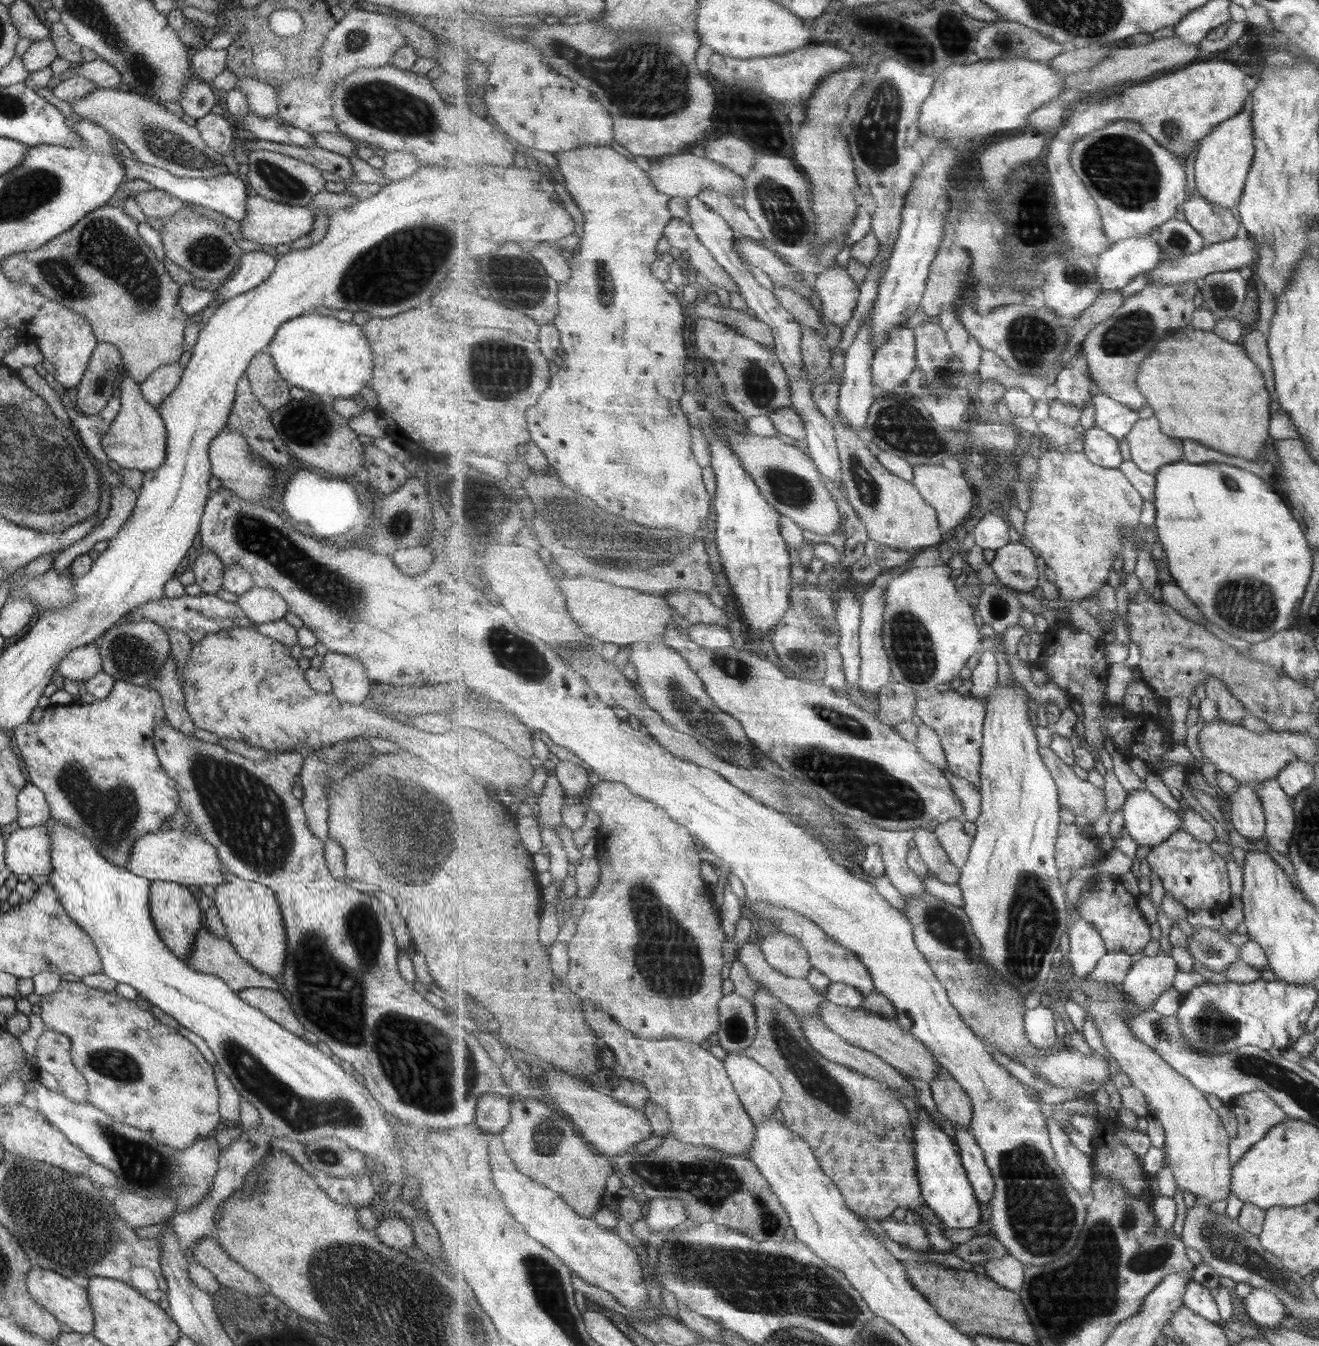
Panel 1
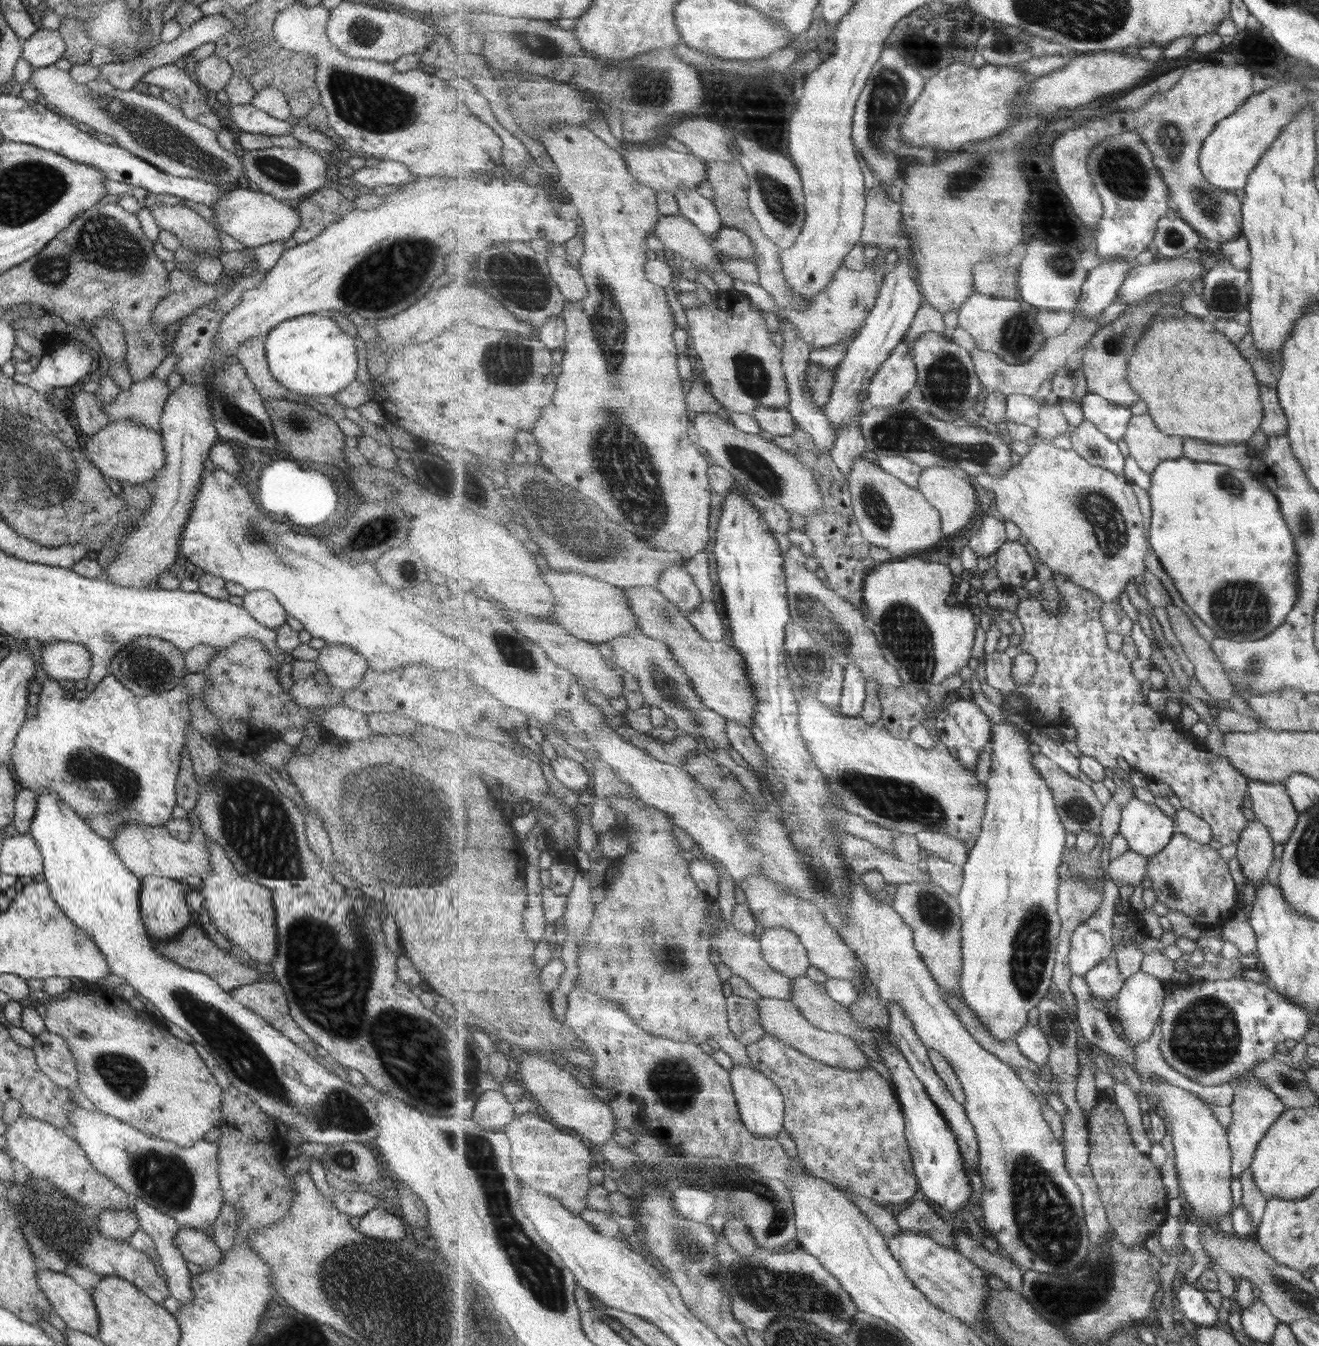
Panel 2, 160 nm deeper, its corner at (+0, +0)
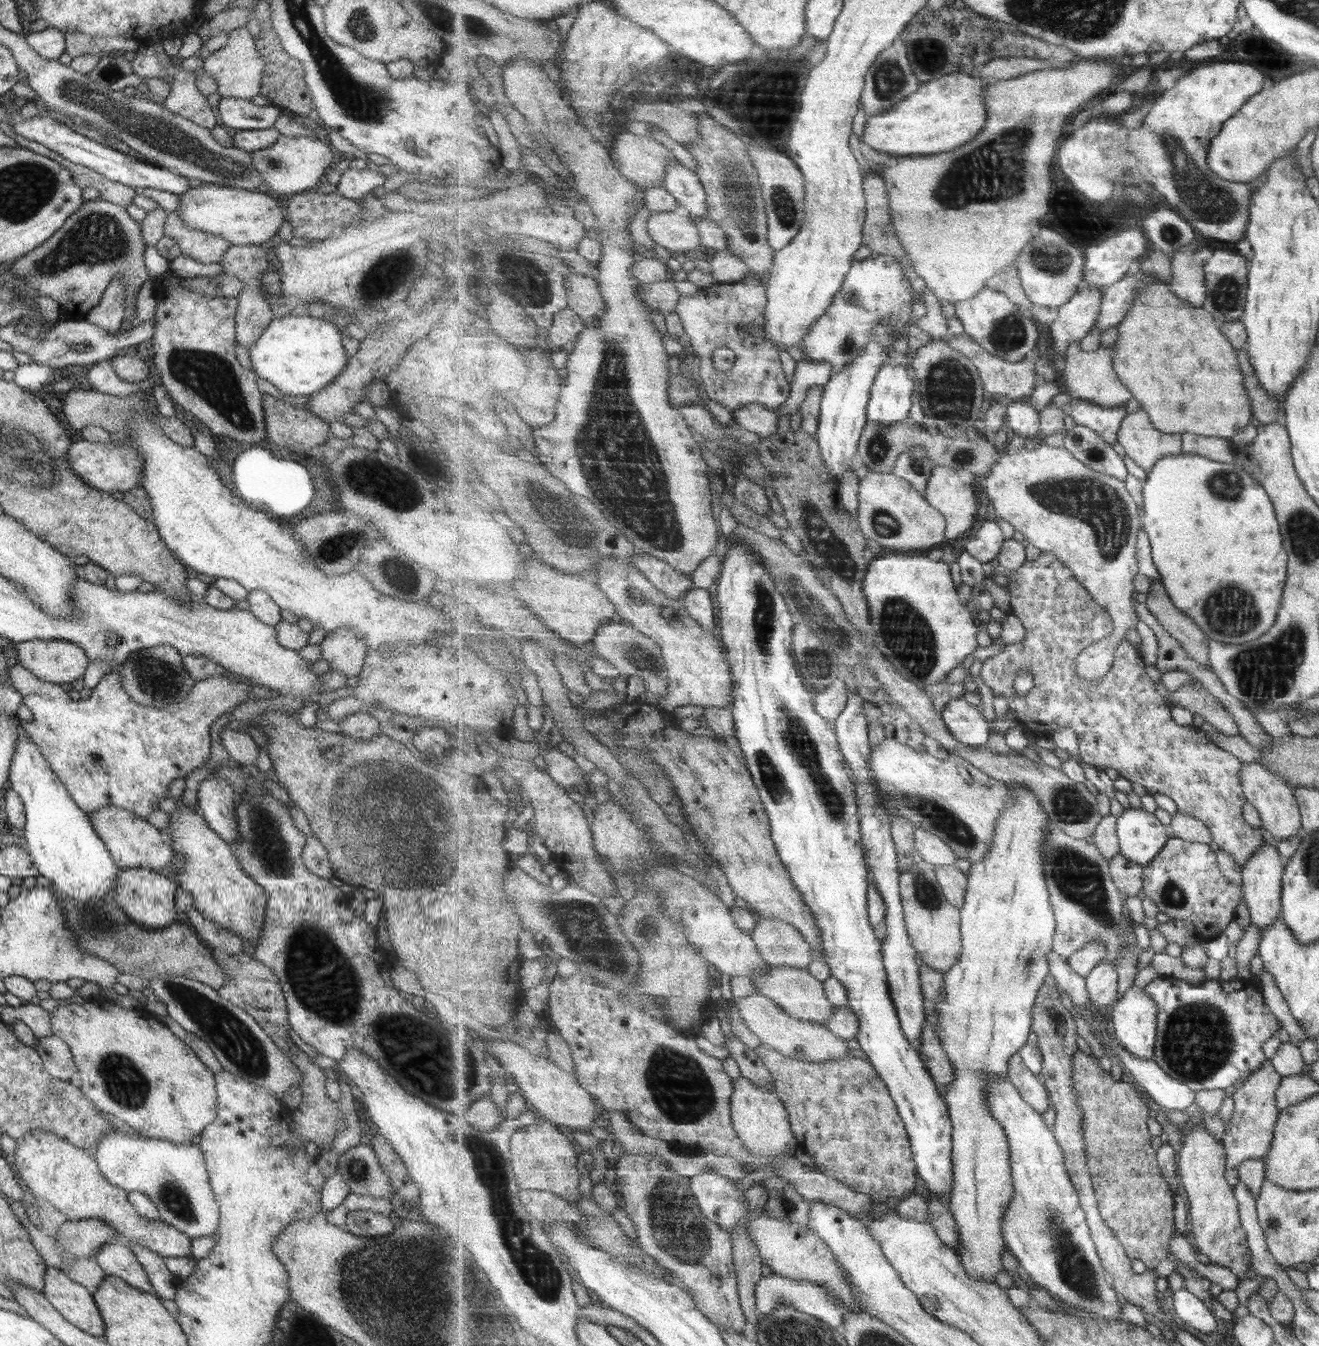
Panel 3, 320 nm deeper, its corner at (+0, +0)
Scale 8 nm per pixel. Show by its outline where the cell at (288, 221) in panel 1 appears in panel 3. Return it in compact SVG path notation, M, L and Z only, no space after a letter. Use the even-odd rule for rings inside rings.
M203 183L182 192L178 196L178 202L175 211L189 230L201 230L207 234L217 235L230 242L231 245L237 246L259 245L261 242L265 242L279 230L282 220L285 218L281 214L281 205L277 202L277 199L265 189L247 191Z

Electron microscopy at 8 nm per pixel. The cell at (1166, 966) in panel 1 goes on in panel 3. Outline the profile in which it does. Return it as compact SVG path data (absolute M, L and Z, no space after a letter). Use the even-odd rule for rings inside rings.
M1133 986L1113 1005L1111 1019L1116 1039L1137 1058L1154 1060L1159 1007L1145 988Z

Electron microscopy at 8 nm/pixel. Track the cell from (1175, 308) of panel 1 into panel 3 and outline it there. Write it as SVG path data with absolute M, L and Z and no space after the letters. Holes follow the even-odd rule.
M1077 342L1066 353L1065 362L1062 363L1064 385L1067 393L1076 399L1091 401L1103 408L1114 408L1125 406L1128 400L1135 398L1133 392L1118 378L1113 363L1114 348L1116 343L1109 347L1098 347L1097 350L1083 352L1081 343Z

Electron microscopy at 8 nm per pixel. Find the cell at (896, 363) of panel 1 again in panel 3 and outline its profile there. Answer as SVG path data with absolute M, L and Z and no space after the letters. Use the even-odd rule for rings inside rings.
M886 363L876 377L872 388L872 398L868 405L868 420L879 424L894 424L904 422L909 418L909 412L913 408L913 394L917 393L915 380L909 378L909 372L905 366Z

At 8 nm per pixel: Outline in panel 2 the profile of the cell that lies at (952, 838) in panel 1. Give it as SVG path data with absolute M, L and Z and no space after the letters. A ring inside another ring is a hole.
M928 830L921 831L916 836L925 854L937 855L961 867L967 863L970 853L965 848L965 840Z

